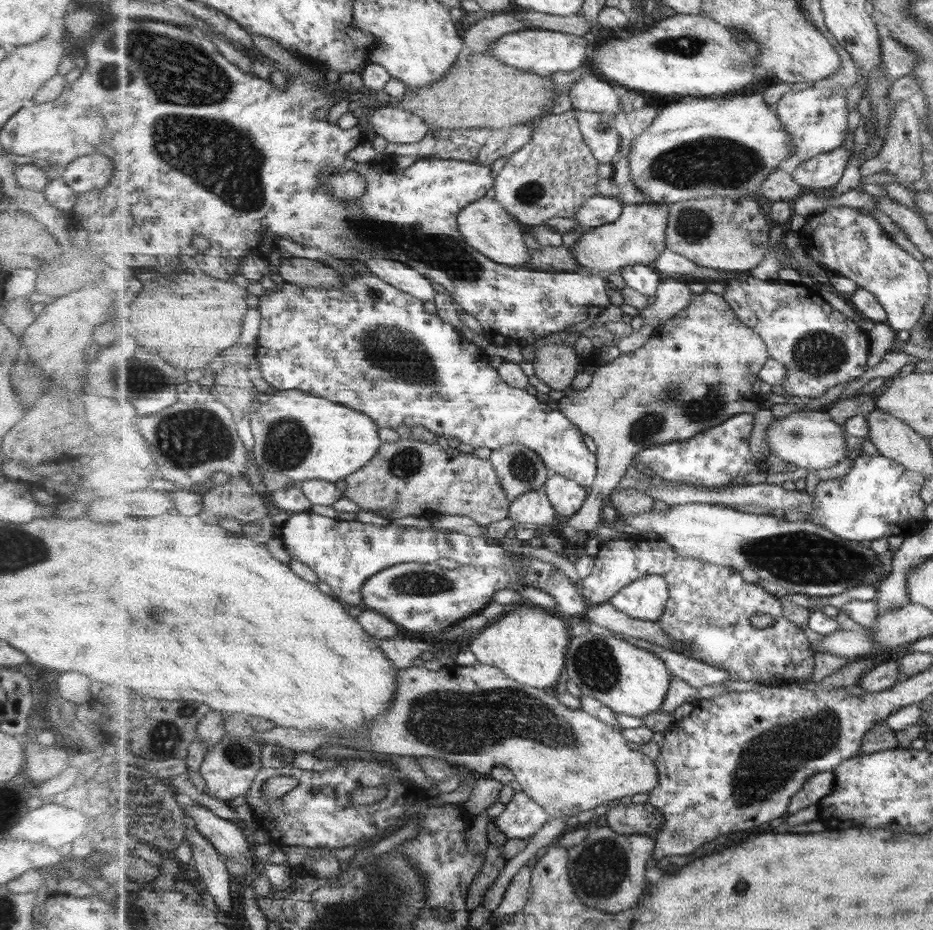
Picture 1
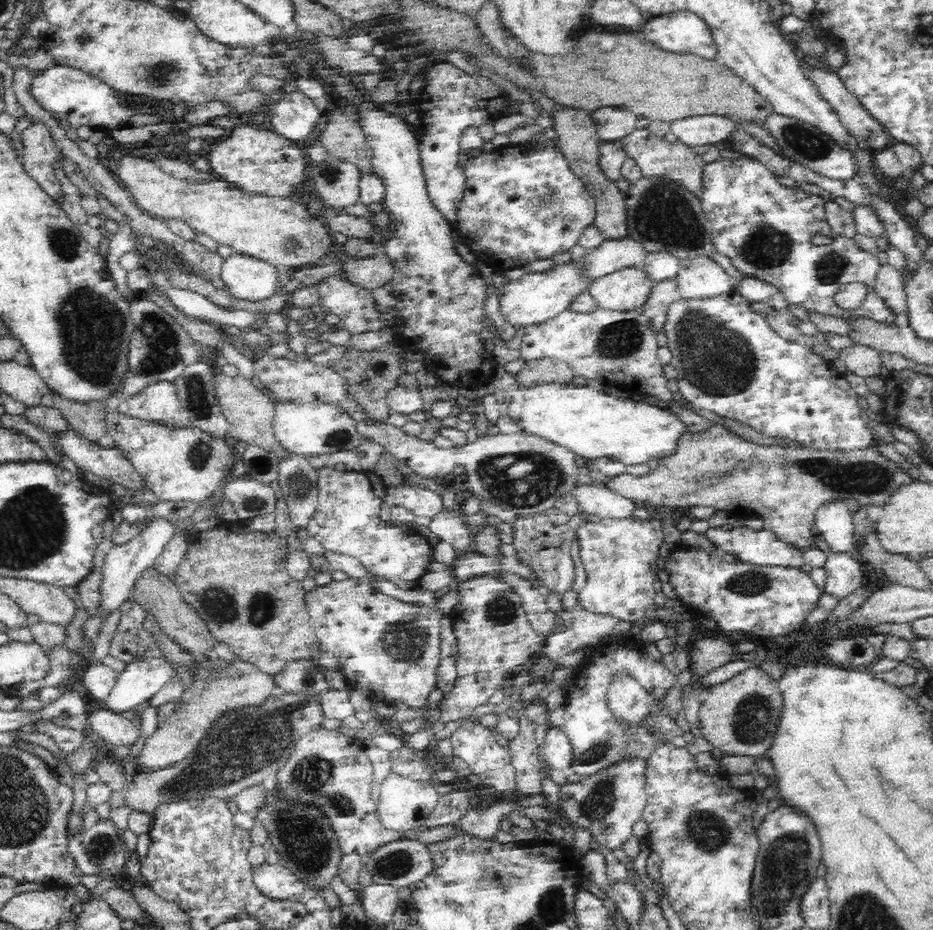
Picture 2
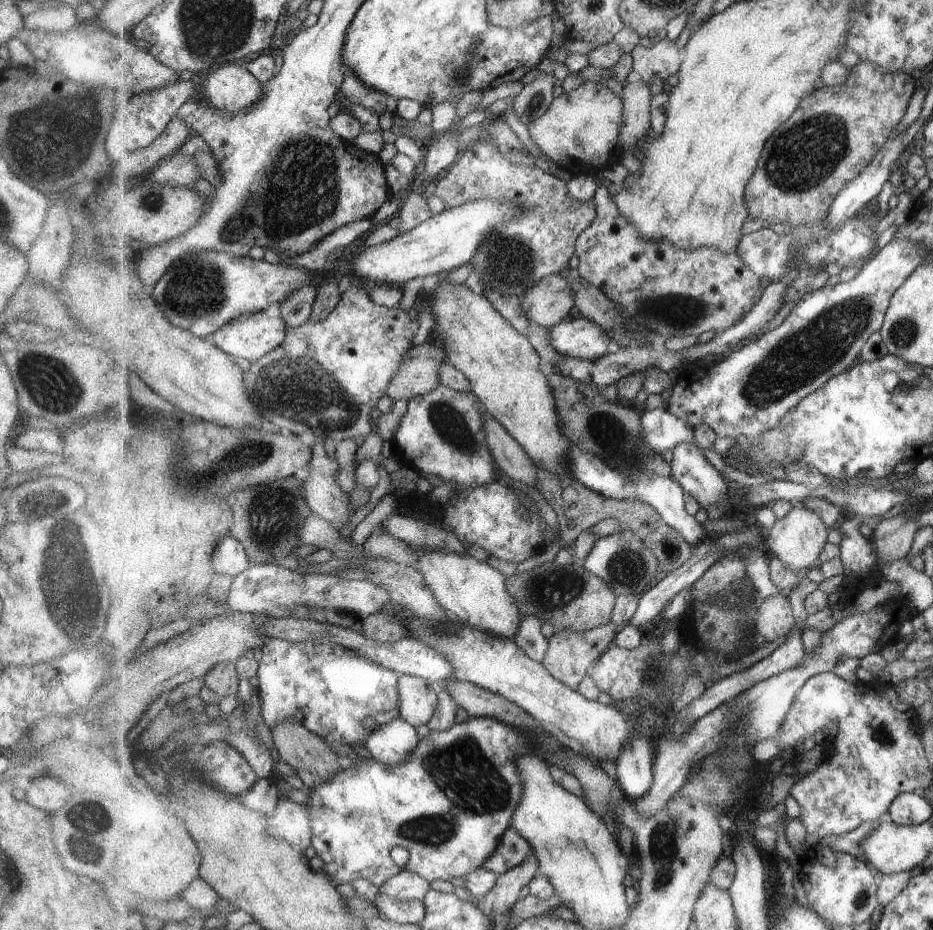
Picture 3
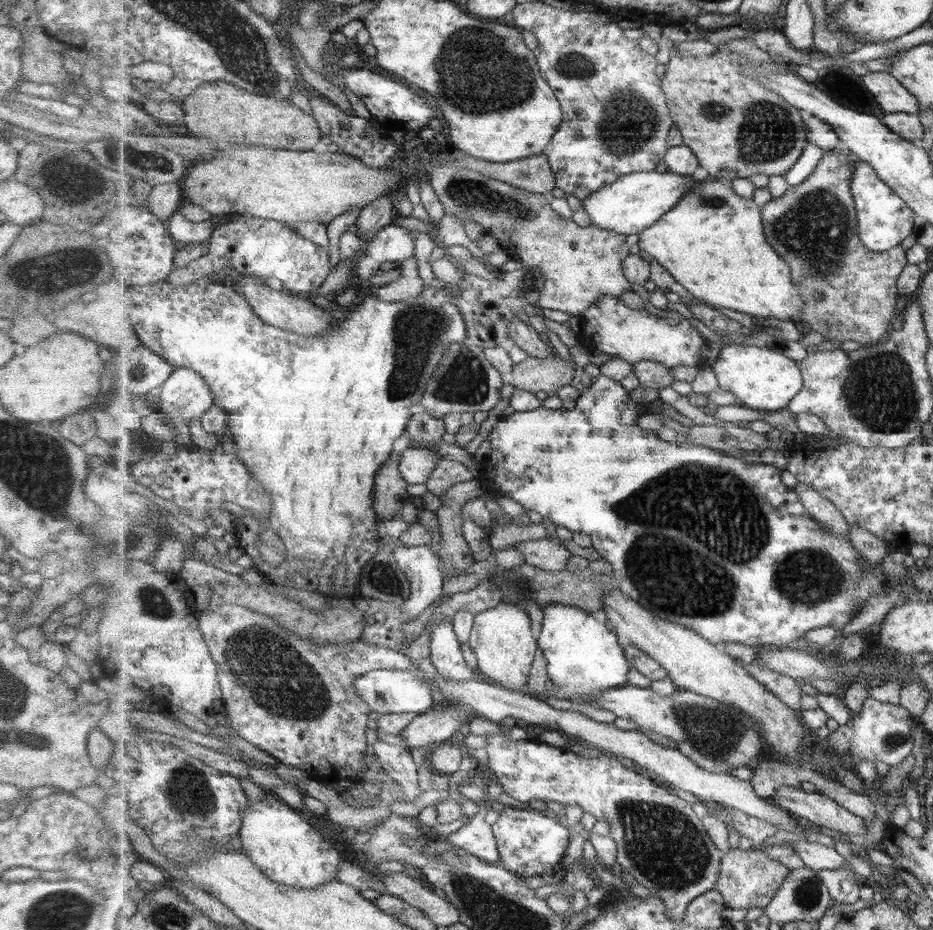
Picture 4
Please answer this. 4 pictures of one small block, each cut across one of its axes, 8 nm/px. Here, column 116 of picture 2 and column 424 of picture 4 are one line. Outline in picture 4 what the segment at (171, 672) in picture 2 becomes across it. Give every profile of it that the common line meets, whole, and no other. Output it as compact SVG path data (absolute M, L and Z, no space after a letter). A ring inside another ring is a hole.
M369 671L360 676L354 682L354 685L362 698L370 704L370 707L382 715L408 712L416 712L421 715L427 714L436 708L429 683L419 675L409 671Z

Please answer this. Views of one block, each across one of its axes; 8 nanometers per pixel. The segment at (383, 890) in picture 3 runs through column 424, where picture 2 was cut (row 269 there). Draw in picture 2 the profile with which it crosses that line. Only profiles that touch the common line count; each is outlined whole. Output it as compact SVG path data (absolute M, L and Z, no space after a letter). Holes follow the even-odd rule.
M888 263L878 267L875 278L876 292L896 314L902 314L907 310L903 275L904 273L900 273L896 267Z

